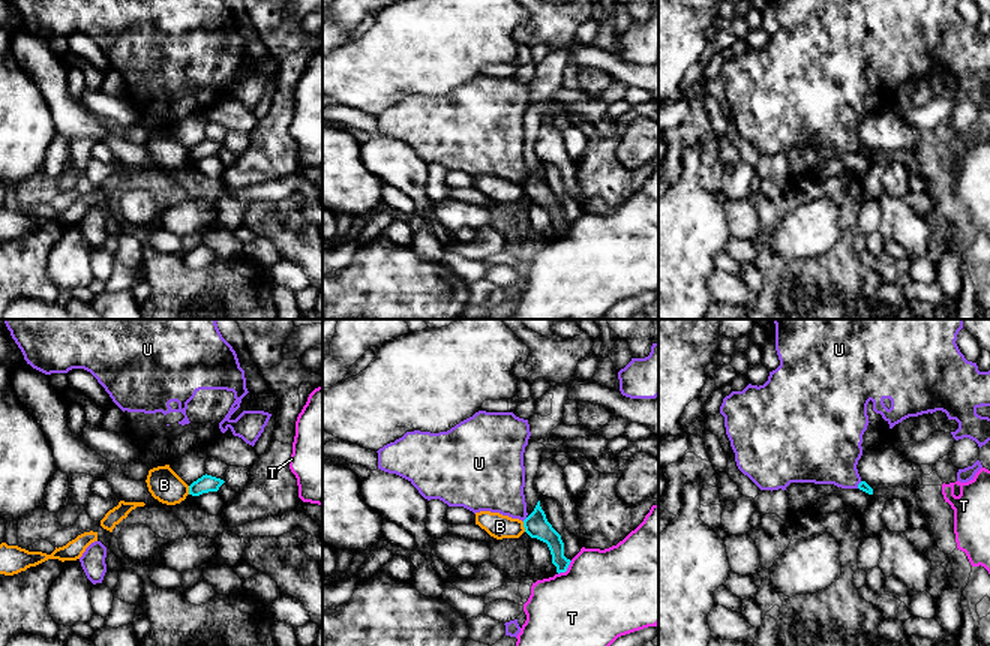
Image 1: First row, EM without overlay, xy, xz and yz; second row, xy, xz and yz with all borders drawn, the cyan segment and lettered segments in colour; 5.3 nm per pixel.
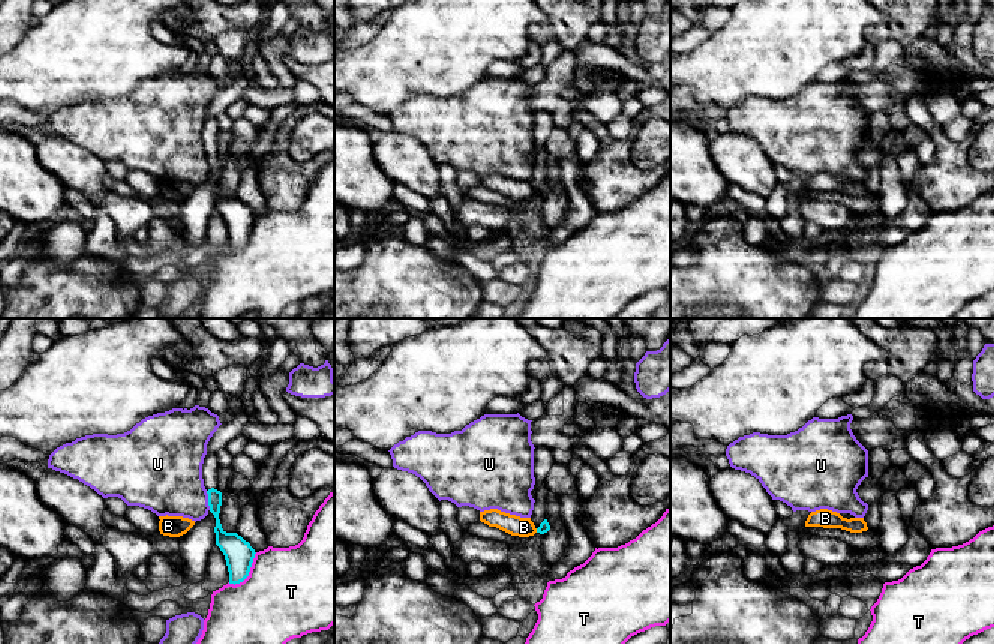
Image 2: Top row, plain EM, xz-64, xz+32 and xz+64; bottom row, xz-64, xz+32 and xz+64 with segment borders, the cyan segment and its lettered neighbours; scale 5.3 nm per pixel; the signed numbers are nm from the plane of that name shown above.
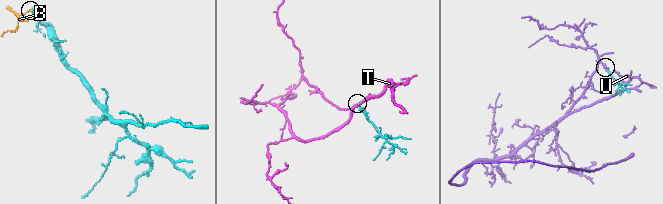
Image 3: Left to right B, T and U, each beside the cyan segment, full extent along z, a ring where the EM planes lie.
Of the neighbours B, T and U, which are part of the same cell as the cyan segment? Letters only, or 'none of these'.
none of these

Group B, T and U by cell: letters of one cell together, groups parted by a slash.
B / T / U

